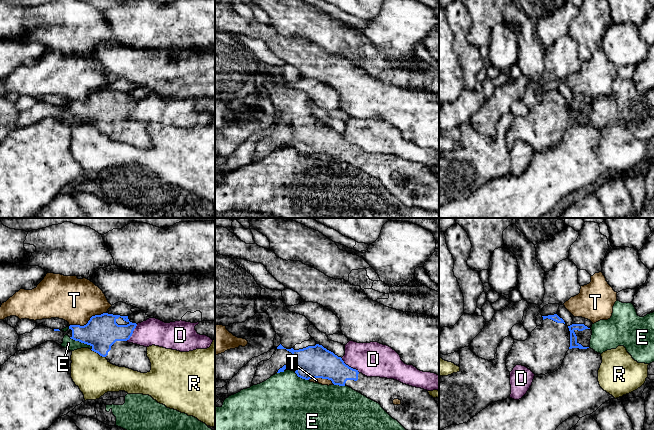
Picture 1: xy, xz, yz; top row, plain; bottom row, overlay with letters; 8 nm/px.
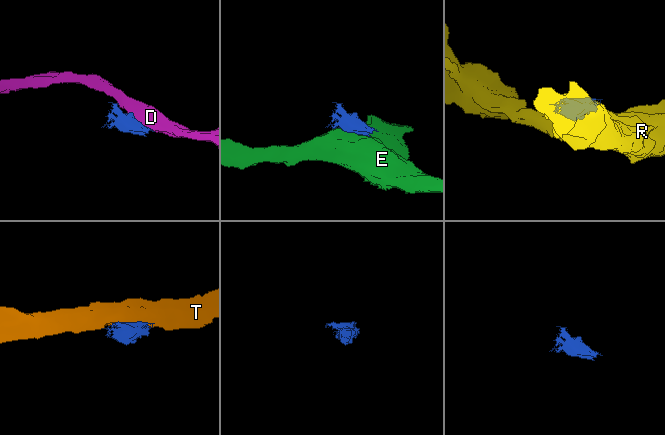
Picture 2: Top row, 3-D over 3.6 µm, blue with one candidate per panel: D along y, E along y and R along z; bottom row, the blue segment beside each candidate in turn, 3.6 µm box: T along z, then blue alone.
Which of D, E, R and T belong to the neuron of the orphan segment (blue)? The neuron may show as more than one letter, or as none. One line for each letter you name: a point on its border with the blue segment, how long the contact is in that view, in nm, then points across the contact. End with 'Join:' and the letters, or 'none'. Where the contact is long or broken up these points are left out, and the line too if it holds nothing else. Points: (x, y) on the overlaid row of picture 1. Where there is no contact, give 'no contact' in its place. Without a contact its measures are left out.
Join: none

